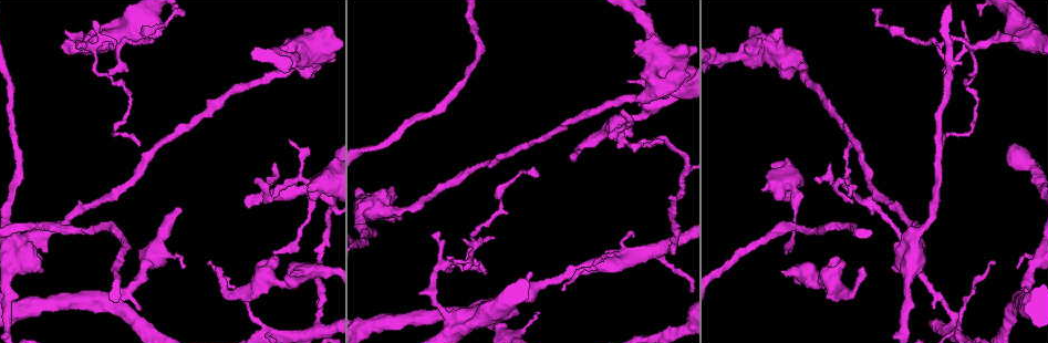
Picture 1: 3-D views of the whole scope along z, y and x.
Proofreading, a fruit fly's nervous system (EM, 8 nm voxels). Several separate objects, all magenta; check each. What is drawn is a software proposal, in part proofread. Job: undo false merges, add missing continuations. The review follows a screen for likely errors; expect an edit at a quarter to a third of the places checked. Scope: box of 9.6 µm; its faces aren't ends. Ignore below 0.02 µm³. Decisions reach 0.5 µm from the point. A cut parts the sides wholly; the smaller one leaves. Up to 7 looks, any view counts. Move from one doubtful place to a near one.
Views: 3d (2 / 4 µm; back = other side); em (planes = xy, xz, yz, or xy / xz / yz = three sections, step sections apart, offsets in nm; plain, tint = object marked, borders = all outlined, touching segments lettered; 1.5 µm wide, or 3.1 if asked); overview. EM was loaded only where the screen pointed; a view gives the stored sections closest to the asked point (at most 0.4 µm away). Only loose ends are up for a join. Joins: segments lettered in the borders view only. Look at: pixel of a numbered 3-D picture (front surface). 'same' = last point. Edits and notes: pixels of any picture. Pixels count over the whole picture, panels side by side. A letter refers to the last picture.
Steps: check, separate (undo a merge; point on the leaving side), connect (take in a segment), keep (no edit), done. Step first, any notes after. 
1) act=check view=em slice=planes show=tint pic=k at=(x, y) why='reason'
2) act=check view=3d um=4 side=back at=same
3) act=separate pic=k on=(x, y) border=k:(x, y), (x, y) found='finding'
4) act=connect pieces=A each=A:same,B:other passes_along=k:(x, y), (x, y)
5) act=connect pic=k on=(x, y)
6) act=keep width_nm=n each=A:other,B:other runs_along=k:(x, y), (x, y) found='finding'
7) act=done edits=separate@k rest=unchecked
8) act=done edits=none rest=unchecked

act=check view=3d um=4 pic=1 at=(797, 214) why='thick turns thin'

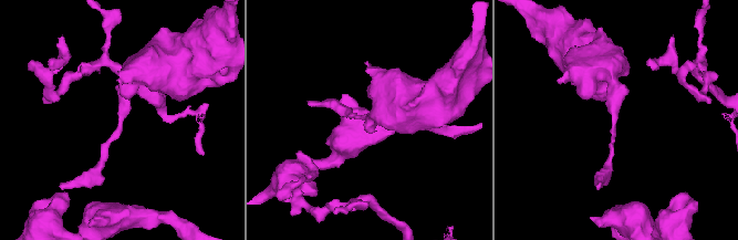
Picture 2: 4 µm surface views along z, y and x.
act=check view=em slice=planes show=borders pic=2 at=(612, 124) why='need the tissue'

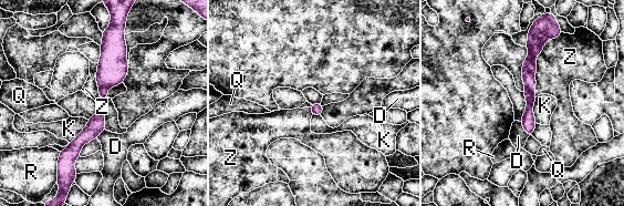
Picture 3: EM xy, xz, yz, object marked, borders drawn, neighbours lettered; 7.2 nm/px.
act=keep longest_contact=Z:480nm each=D:other,K:other,Q:other,R:other,Z:other found='one cell here'

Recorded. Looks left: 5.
act=check view=3d um=2 pic=1 at=(270, 199) why='sharp bend'

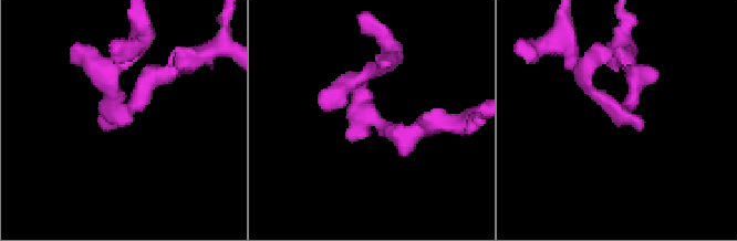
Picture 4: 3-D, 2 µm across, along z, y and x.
act=check view=em slice=planes show=borders pic=4 at=(367, 112) why='now the EM'

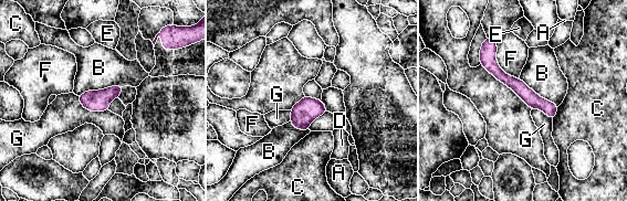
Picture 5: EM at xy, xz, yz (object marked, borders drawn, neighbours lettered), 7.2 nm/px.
act=keep longest_contact=F:340nm each=A:other,B:other,C:other,D:other,E:other,F:other,G:other runs_along=5:(483, 53), (504, 78), (552, 114) found='all the same cell'

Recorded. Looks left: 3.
act=check view=3d um=4 pic=1 at=(161, 35) why='stops while still wide'

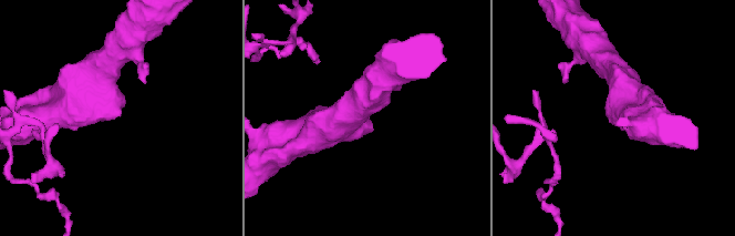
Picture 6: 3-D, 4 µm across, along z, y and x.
act=check view=em slice=planes show=borders pic=6 at=(119, 114) why='need the tissue'

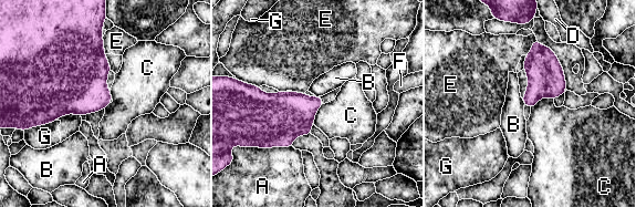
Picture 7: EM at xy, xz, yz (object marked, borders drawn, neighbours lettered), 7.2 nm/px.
act=connect pieces=F each=A:other,B:other,C:other,D:other,E:other,F:same,G:other passes_along=7:(292, 114), (321, 99), (330, 96) found='the cell continues'

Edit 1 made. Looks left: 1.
act=done edits=connect@7 rest=unchecked

